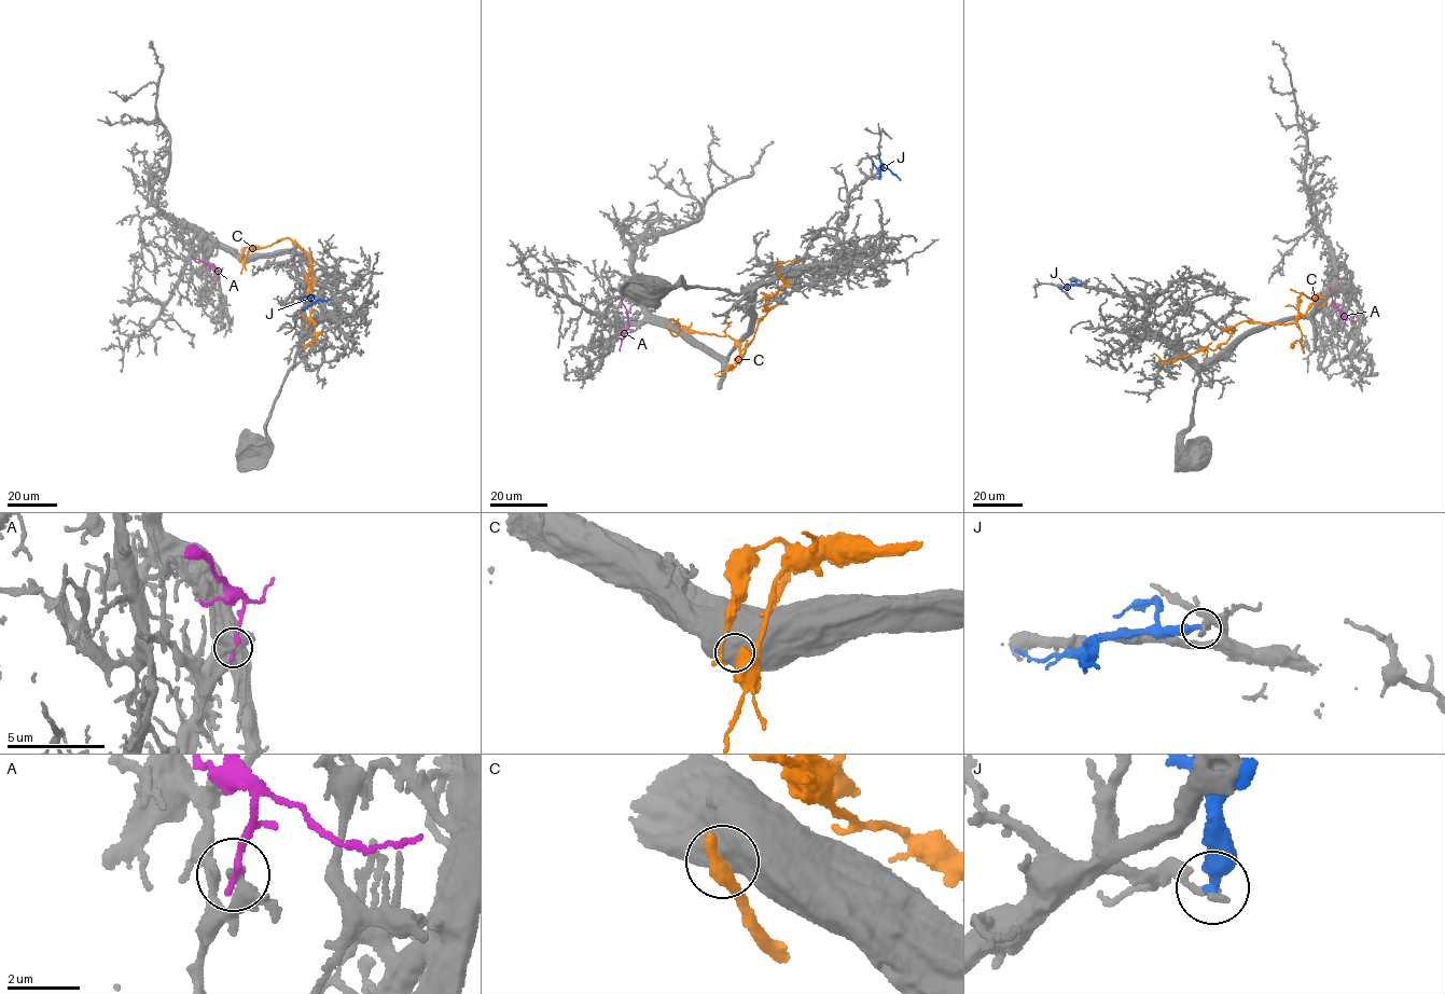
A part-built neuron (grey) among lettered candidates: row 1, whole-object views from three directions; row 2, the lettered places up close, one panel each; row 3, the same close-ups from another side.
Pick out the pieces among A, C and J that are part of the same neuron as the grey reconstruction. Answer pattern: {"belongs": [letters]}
{"belongs": []}

